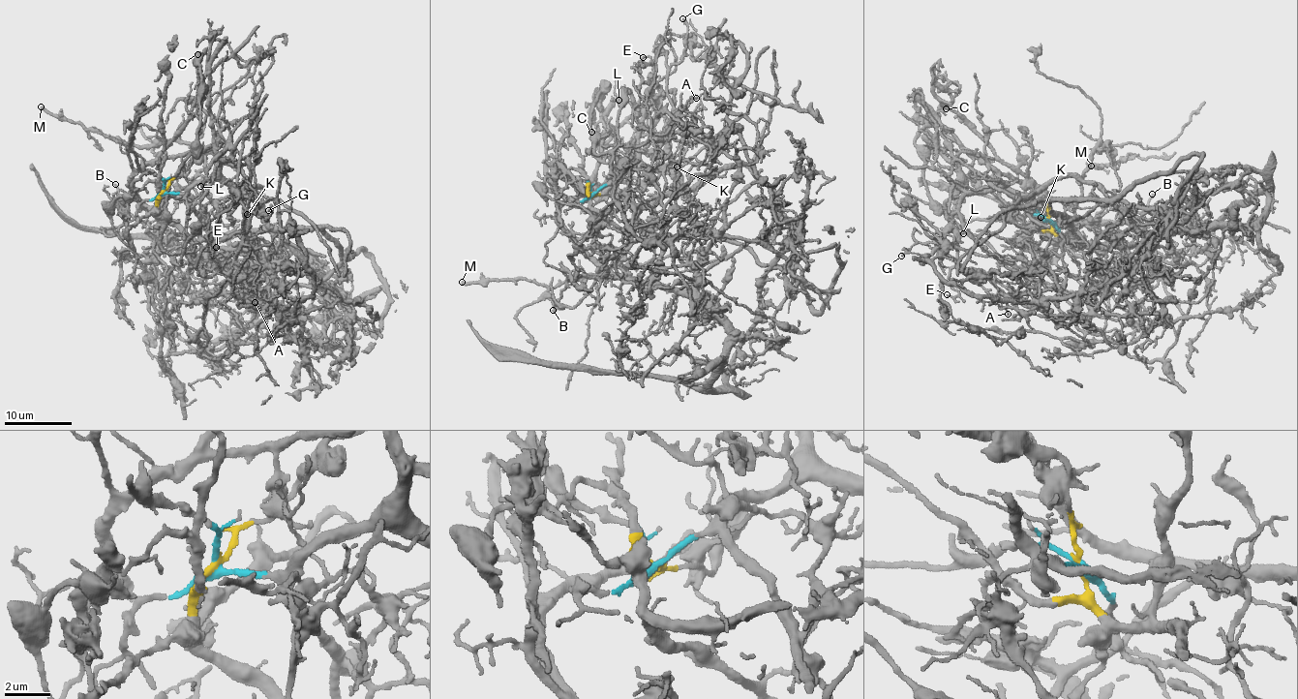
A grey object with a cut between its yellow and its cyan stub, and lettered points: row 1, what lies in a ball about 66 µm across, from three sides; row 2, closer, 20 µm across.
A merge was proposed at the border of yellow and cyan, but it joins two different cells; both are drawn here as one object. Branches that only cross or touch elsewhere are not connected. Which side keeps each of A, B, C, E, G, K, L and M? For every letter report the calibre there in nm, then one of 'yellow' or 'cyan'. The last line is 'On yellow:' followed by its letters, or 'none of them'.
A: 120 nm | cyan
B: 160 nm | cyan
C: 140 nm | cyan
E: 120 nm | cyan
G: 90 nm | cyan
K: 130 nm | cyan
L: 160 nm | cyan
M: 280 nm | yellow
On yellow: M

